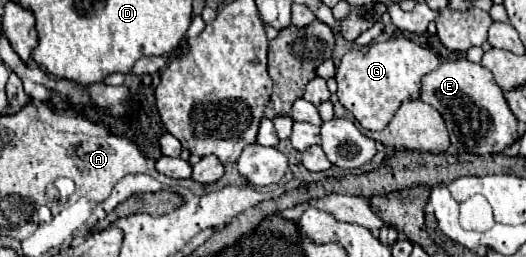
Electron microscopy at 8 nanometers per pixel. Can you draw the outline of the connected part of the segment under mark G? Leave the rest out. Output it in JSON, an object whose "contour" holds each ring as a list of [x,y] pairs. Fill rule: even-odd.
{"contour":[[[404,36],[350,50],[344,54],[334,76],[338,82],[338,100],[354,114],[362,128],[382,130],[388,126],[402,102],[418,96],[420,78],[440,66],[440,62],[442,60],[434,52],[414,44]]]}

